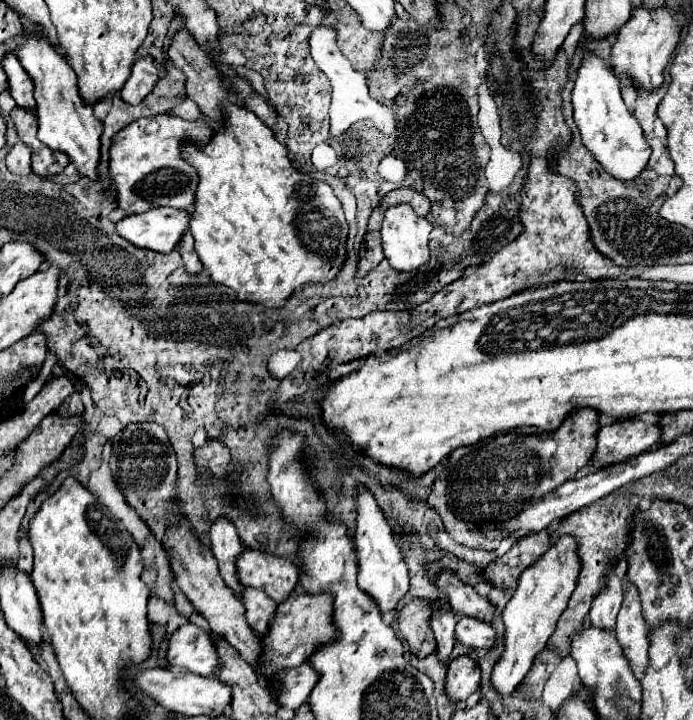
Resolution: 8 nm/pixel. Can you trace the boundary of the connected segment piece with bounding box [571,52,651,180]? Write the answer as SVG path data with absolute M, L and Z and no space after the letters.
M587 52L577 70L577 80L571 92L573 100L573 118L581 132L583 144L595 154L603 168L621 180L633 180L645 168L649 160L649 146L643 138L639 122L629 114L623 98L619 80L613 74L613 68L595 52Z

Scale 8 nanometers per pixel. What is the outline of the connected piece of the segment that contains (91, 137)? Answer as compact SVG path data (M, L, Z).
M25 26L21 34L15 36L17 42L17 58L25 66L27 74L35 84L35 102L39 116L39 140L53 150L61 150L75 162L79 174L89 178L97 176L99 162L99 138L103 134L103 124L93 116L93 106L83 106L83 98L79 98L77 74L67 64L65 56L61 56L55 46L41 34L29 32Z

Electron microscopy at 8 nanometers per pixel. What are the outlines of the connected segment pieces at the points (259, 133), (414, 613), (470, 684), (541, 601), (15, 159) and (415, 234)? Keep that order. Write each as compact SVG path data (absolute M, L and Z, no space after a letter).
M223 102L223 122L221 122L219 130L215 130L211 140L203 146L195 146L193 142L183 142L183 158L199 174L199 184L197 184L197 190L195 190L195 208L191 212L189 230L195 238L195 252L199 254L199 260L203 262L203 266L209 272L211 280L233 288L237 292L237 296L243 298L243 300L267 304L267 306L273 308L273 306L283 306L285 298L289 298L303 284L327 282L327 280L333 280L337 276L337 272L339 272L339 268L345 260L345 240L347 240L347 222L345 222L345 216L343 216L343 210L341 210L341 202L335 198L329 184L315 178L313 174L301 174L291 164L291 160L287 158L287 148L275 138L273 130L269 126L265 126L251 110L247 110L243 106L237 106L237 104L231 104L231 102Z
M413 598L397 612L397 628L401 636L407 640L409 650L417 658L427 658L437 652L437 642L427 626L427 618L431 614L433 602L423 598Z
M459 656L449 662L445 676L445 692L451 702L467 700L479 688L479 666L469 656Z
M563 536L533 566L529 566L523 576L519 576L519 586L501 614L505 624L505 650L495 662L491 674L491 684L499 696L511 696L519 688L535 656L547 646L557 618L565 610L569 596L575 590L579 568L581 564L577 558L577 544L571 536Z
M17 140L7 152L7 168L13 174L29 174L31 172L31 148Z
M393 206L385 212L385 220L381 226L381 238L383 238L383 250L389 264L399 272L411 272L419 266L427 264L431 258L429 252L429 234L433 230L433 224L427 218L419 218L411 206Z

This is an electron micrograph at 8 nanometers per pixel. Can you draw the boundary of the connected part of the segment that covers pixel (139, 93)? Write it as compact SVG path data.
M143 56L133 64L133 72L121 90L121 98L129 104L139 104L159 80L159 70L153 56Z

